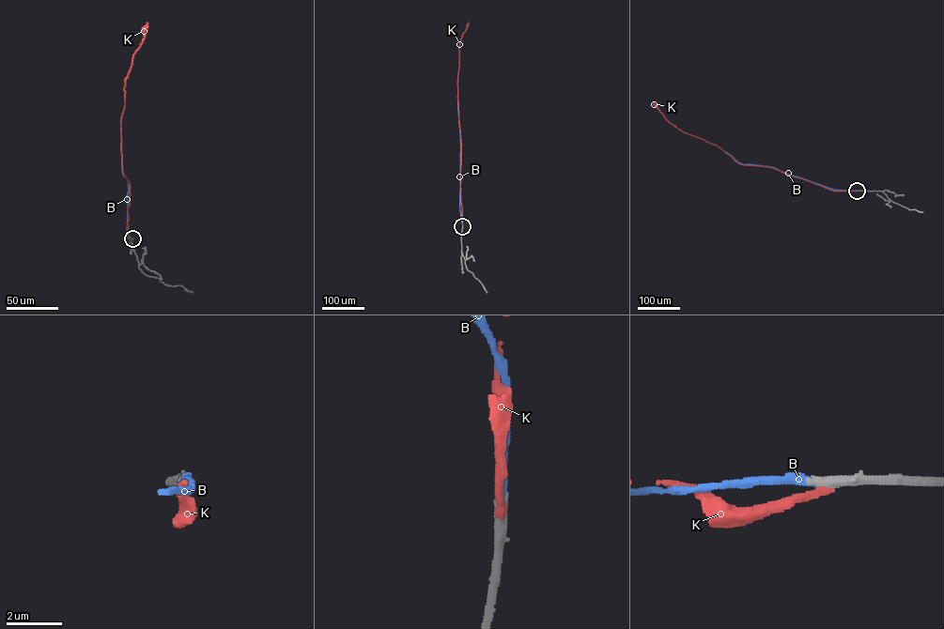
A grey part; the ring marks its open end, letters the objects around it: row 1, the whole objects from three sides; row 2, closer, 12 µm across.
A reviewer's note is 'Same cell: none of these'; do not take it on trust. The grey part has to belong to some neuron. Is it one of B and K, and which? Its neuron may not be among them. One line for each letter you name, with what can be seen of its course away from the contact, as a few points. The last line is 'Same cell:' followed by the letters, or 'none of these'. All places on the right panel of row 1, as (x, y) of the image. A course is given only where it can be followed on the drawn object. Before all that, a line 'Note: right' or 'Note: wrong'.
Note: wrong
B: course (857, 191), (830, 189), (771, 167), (742, 163), (726, 151)
Same cell: B

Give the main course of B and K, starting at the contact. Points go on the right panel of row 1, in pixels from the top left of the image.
B: (857, 191), (830, 189), (771, 167), (742, 163), (726, 151)
K: (857, 191), (832, 191), (774, 168), (739, 163), (716, 145), (670, 123), (653, 102)

